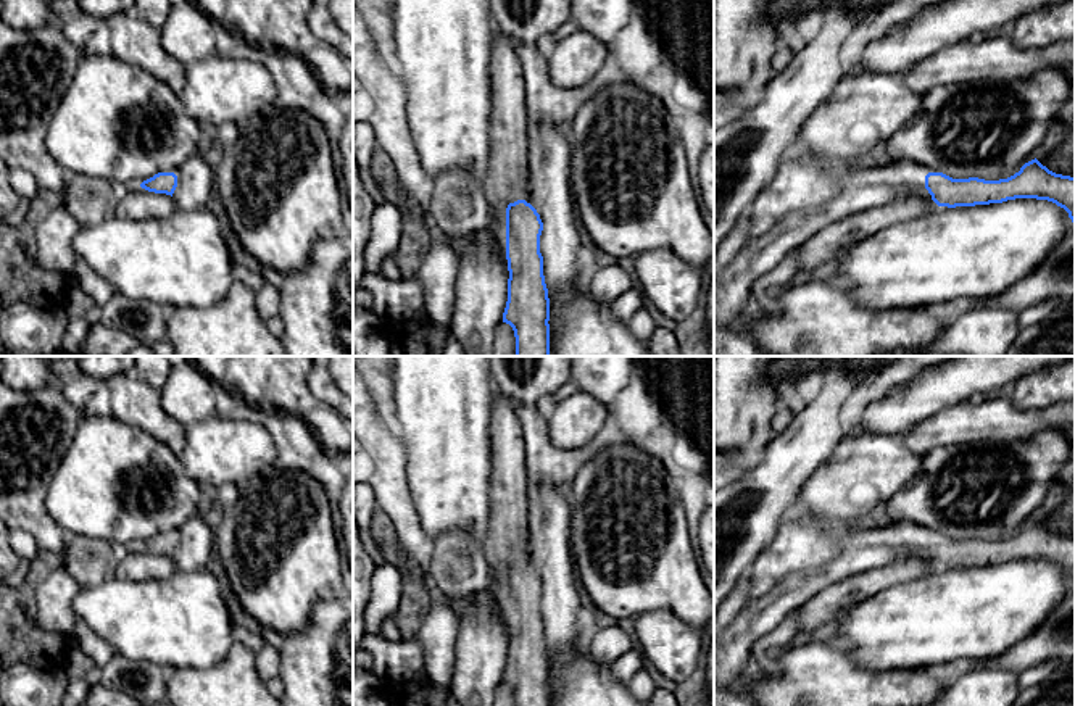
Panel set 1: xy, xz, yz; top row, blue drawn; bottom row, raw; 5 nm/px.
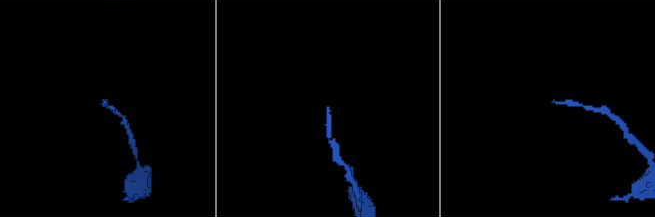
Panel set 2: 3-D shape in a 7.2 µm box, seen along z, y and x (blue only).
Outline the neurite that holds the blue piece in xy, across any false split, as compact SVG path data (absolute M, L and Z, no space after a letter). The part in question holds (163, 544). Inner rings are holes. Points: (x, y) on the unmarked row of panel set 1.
M171 529L171 530L163 530L153 538L143 542L140 548L148 553L166 554L172 558L179 542L181 542L181 529Z

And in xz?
M498 397L492 405L490 443L493 485L490 488L490 546L495 558L506 569L506 621L508 621L508 662L503 683L514 691L516 706L550 706L550 659L543 637L543 617L540 614L540 596L543 583L533 567L532 546L527 537L527 467L525 440L516 414L516 403Z

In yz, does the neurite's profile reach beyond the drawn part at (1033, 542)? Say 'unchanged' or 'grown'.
grown

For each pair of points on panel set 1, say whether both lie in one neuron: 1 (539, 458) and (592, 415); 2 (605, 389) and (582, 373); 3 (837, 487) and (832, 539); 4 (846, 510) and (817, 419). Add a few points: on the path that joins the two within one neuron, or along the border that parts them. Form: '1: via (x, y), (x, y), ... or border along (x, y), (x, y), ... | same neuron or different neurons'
1: border along (547, 436), (560, 448), (582, 448), (592, 439) | different neurons
2: via (600, 384), (587, 373) | same neuron
3: border along (796, 513), (806, 513), (848, 527) | different neurons
4: border along (845, 434), (805, 484) | different neurons

